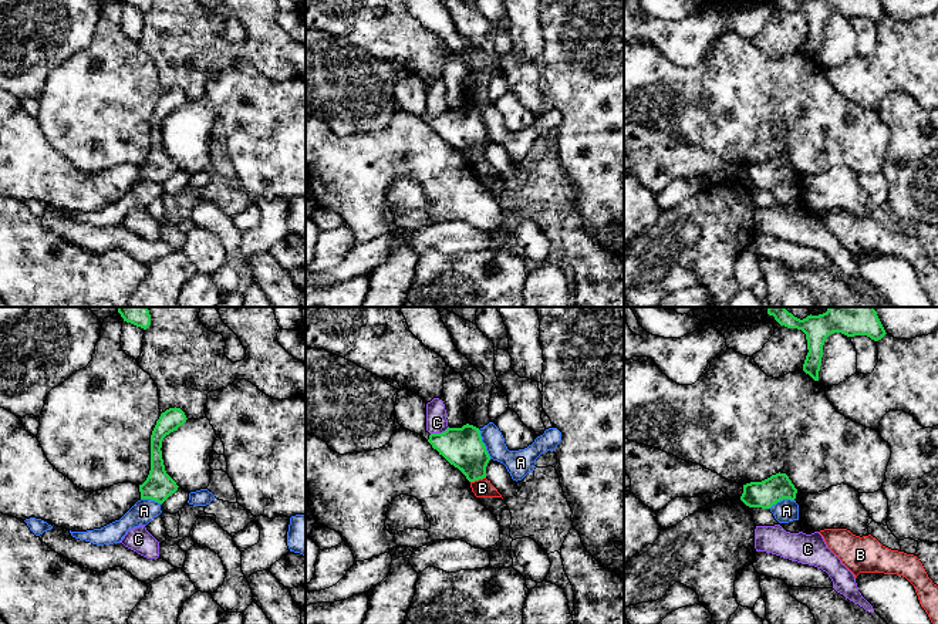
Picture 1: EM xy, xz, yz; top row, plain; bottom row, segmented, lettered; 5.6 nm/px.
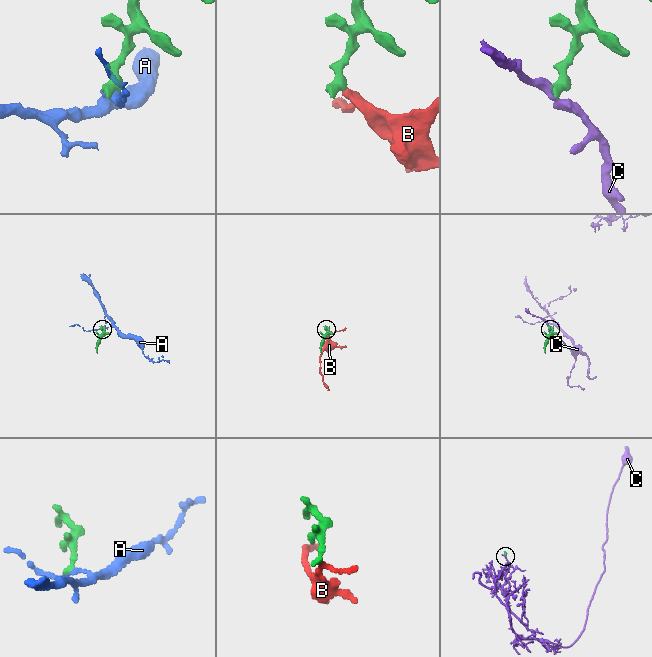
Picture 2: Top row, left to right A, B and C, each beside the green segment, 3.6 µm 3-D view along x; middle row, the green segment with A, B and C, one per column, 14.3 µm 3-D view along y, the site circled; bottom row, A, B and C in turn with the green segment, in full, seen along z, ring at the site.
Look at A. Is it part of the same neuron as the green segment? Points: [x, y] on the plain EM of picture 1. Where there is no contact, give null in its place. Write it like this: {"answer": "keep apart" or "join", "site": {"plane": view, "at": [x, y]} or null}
{"answer": "keep apart", "site": {"plane": "xz", "at": [483, 125]}}

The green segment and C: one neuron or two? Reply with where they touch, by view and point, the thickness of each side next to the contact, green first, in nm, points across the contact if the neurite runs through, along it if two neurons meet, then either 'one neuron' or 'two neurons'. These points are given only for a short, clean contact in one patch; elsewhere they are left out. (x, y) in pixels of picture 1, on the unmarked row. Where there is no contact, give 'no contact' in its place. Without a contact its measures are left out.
xz (439, 115) | 220/120 nm | along xz (448, 108), (441, 114), (431, 115) | two neurons

